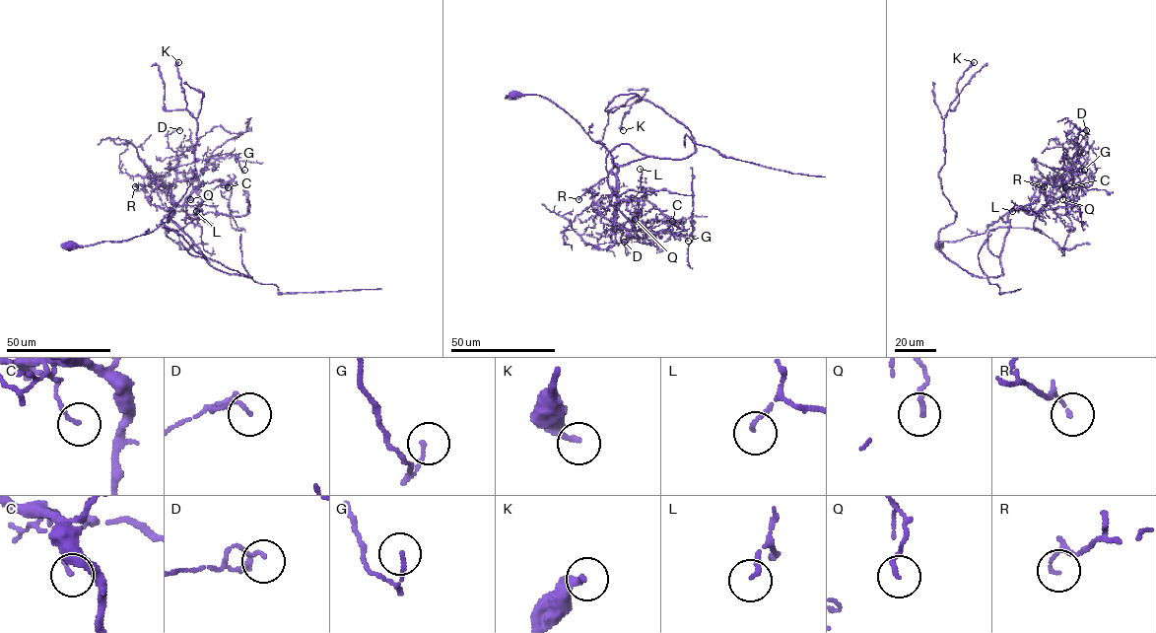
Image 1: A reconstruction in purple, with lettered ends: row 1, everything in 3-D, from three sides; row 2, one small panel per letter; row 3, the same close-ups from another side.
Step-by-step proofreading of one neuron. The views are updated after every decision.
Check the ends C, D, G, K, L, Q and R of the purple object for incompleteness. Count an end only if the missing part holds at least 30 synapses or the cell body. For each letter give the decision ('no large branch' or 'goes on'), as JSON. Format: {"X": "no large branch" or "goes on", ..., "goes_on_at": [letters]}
{"C": "no large branch", "D": "no large branch", "G": "no large branch", "K": "no large branch", "L": "no large branch", "Q": "no large branch", "R": "no large branch", "goes_on_at": []}

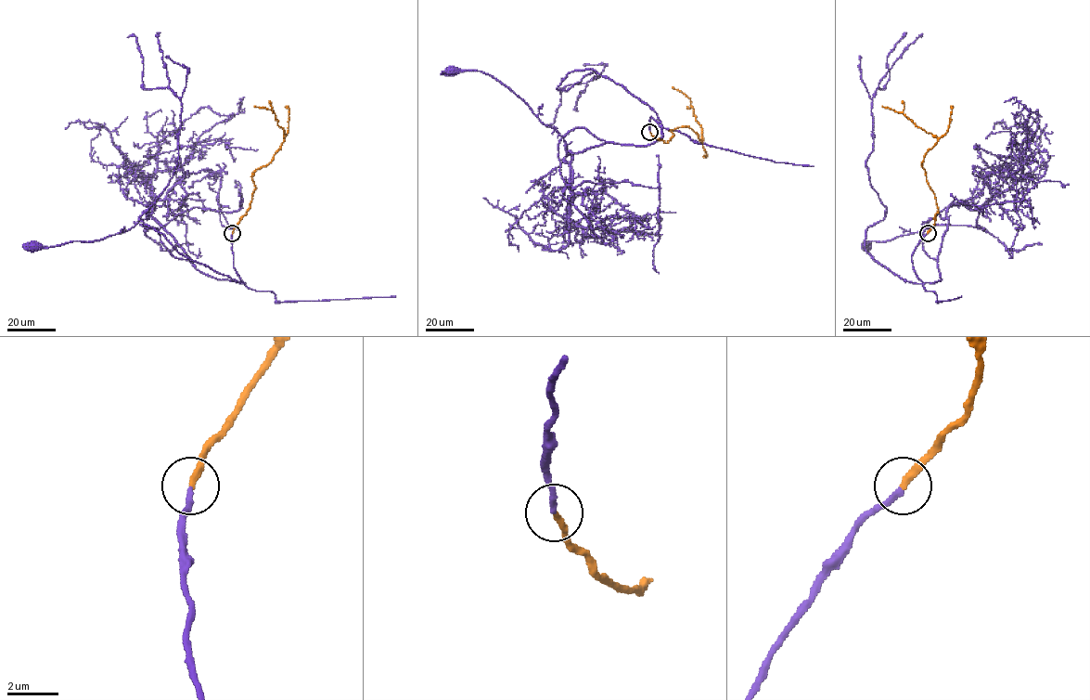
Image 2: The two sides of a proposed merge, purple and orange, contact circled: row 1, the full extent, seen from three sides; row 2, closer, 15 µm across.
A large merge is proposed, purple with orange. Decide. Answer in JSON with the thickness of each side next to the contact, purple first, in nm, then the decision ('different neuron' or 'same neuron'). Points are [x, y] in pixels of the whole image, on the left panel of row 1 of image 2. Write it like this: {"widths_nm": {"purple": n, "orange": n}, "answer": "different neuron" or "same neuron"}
{"widths_nm": {"purple": 220, "orange": 260}, "answer": "same neuron"}

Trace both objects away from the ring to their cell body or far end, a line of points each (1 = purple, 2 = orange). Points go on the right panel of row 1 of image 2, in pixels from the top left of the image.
1: (928, 233), (912, 265), (935, 282), (948, 206), (917, 232), (866, 248)
2: (928, 233), (934, 224), (938, 208), (921, 162), (937, 138), (903, 113), (882, 107)

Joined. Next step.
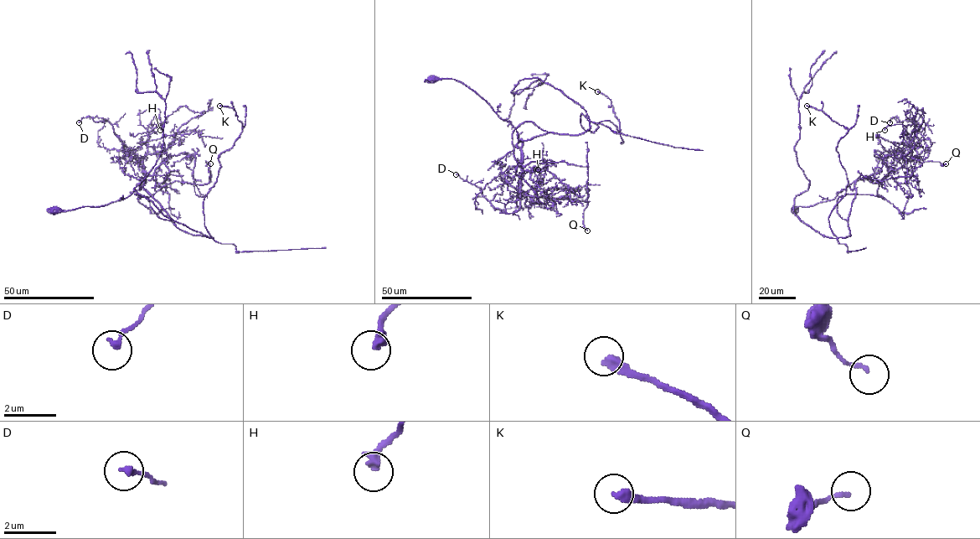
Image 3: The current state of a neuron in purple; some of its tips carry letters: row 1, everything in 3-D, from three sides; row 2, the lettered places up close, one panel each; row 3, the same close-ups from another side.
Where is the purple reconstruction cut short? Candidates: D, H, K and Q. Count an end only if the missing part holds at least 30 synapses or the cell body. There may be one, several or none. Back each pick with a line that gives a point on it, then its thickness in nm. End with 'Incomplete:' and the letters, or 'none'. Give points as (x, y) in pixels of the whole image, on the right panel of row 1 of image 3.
K: Place: (807, 106). Thickness 380 nm
Incomplete: K

